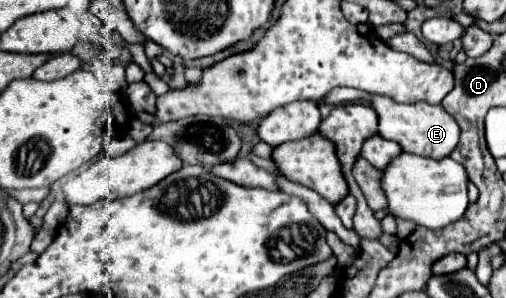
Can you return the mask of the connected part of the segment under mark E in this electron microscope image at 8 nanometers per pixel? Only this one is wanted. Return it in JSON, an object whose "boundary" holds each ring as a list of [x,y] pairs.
{"boundary":[[[341,87],[333,89],[327,97],[318,104],[339,104],[353,102],[359,99],[367,99],[371,107],[379,115],[379,133],[383,137],[397,141],[403,151],[423,155],[423,157],[433,157],[433,159],[443,159],[447,157],[459,143],[459,125],[453,115],[449,115],[443,105],[431,105],[427,101],[413,103],[413,105],[401,105],[385,95],[375,95],[375,93],[366,93],[354,88]]]}

